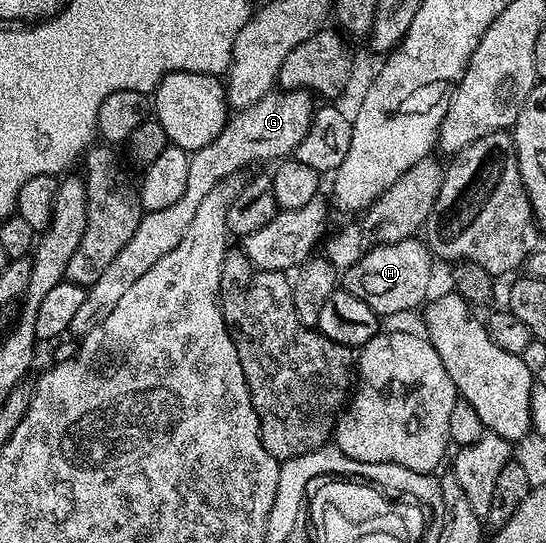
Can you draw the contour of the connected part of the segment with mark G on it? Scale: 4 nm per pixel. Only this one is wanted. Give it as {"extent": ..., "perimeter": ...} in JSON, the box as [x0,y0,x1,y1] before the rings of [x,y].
{"extent":[69,89,313,335],"perimeter":[[[302,89],[273,91],[258,99],[258,103],[229,116],[218,139],[214,139],[214,143],[206,143],[206,147],[195,150],[189,156],[190,175],[186,175],[186,191],[182,191],[182,199],[170,207],[162,207],[162,211],[147,211],[141,216],[138,231],[134,231],[130,243],[118,251],[118,259],[114,259],[114,263],[102,271],[98,283],[87,286],[74,319],[70,319],[69,330],[73,334],[83,335],[98,327],[98,323],[102,323],[102,319],[106,319],[106,315],[118,307],[118,299],[130,291],[130,286],[138,283],[138,279],[142,279],[142,275],[146,275],[146,271],[150,271],[150,267],[154,267],[154,263],[158,263],[166,251],[174,251],[174,247],[178,247],[190,219],[194,219],[198,203],[202,203],[202,199],[214,191],[219,181],[237,176],[244,171],[240,169],[247,165],[256,165],[259,161],[276,163],[295,151],[312,122],[312,101],[313,94]]]}

